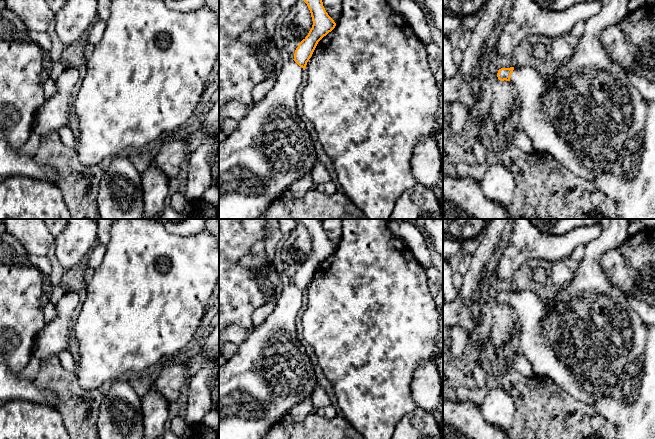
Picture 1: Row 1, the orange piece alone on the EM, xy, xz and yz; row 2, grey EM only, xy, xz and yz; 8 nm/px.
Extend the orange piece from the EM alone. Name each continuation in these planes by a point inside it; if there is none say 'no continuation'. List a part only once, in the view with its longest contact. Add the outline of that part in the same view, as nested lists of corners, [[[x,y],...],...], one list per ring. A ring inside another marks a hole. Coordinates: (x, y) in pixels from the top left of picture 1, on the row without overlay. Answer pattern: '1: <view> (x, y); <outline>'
1: yz (588, 339); [[[601,219],[601,235],[585,245],[583,259],[575,268],[575,276],[565,284],[554,297],[542,301],[533,290],[515,291],[510,302],[512,310],[518,315],[518,340],[523,356],[531,363],[535,376],[547,378],[562,386],[577,401],[592,406],[595,411],[609,421],[617,430],[619,439],[655,439],[655,327],[645,324],[630,305],[627,294],[611,284],[601,267],[604,254],[620,247],[628,239],[629,219]]]

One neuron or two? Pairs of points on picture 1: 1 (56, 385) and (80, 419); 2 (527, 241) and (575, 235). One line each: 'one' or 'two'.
1: one
2: one

